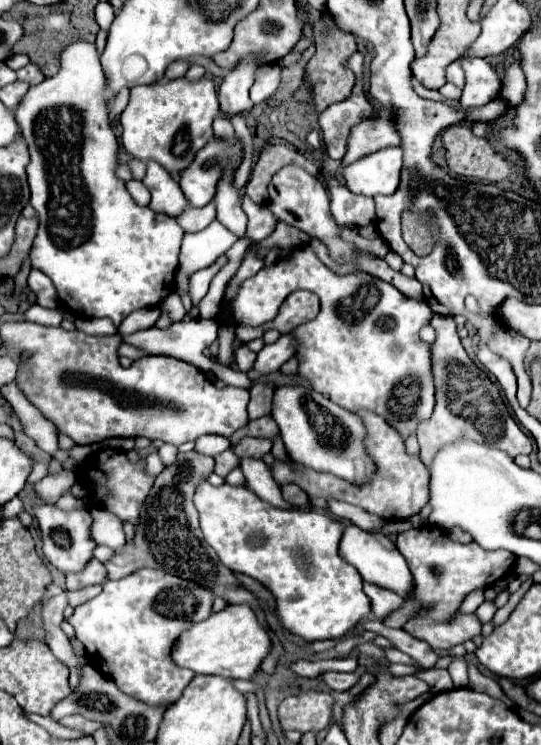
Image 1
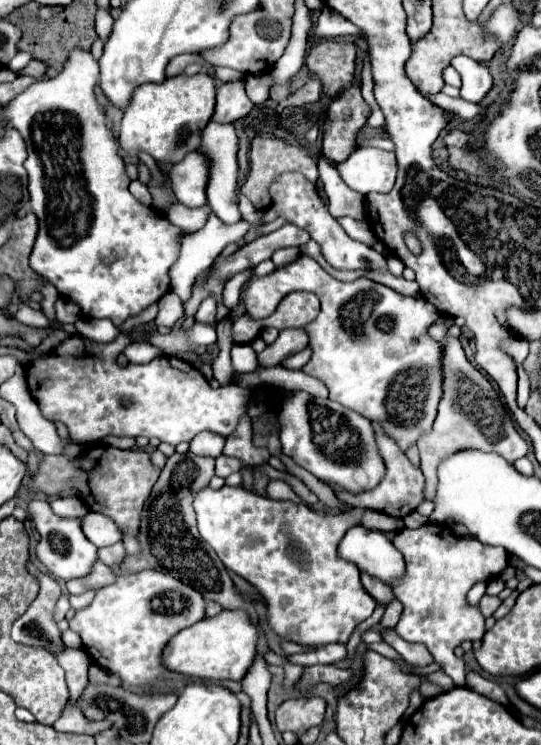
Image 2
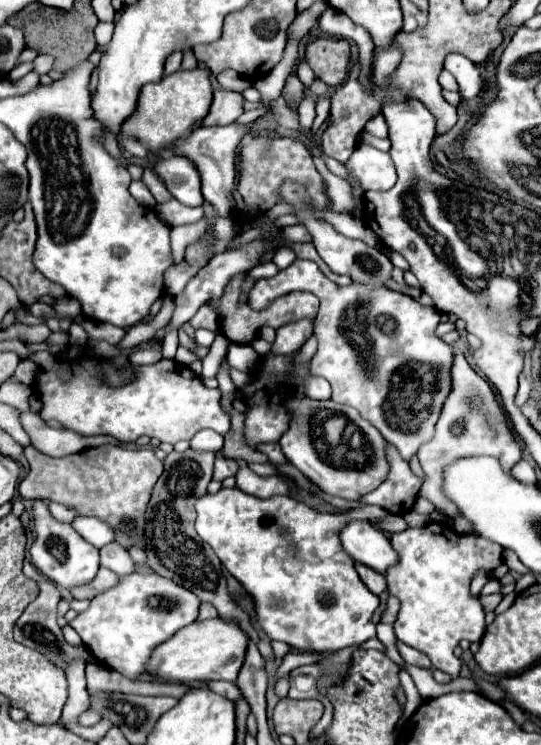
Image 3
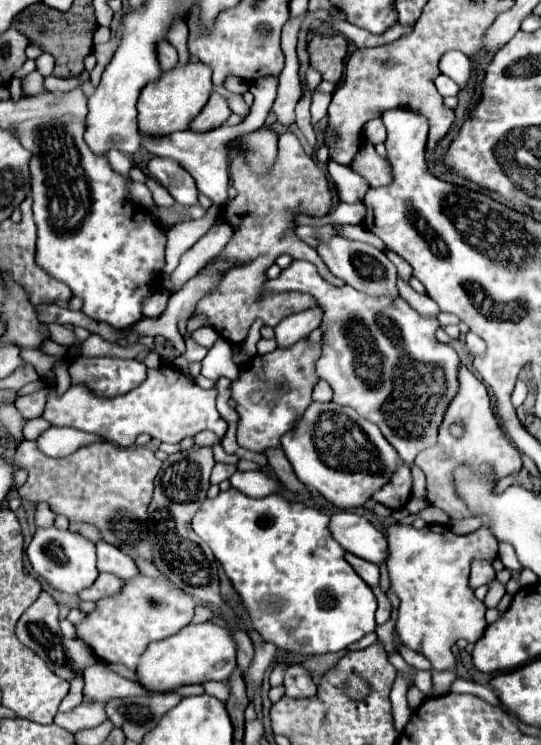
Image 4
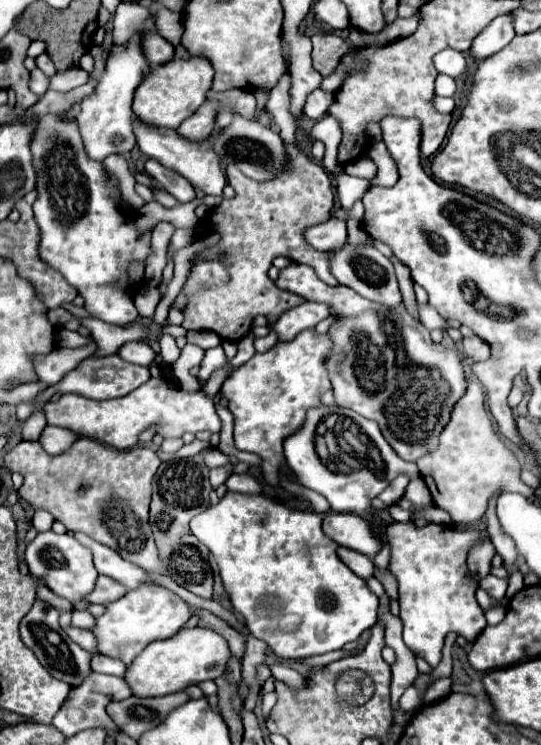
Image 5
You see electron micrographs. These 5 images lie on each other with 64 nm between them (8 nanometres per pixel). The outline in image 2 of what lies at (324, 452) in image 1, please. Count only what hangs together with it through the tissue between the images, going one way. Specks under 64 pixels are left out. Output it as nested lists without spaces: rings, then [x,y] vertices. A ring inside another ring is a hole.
[[[284,392],[278,416],[282,452],[318,480],[350,494],[360,494],[376,488],[384,478],[386,466],[378,454],[376,432],[370,420],[358,412],[328,398],[314,398],[308,392]]]

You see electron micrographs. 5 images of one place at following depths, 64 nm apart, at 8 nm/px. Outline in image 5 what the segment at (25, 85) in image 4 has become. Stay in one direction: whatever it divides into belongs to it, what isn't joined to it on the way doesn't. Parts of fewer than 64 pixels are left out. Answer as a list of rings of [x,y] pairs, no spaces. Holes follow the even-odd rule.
[[[34,68],[30,72],[30,90],[36,96],[44,96],[44,92],[48,90],[48,86],[50,86],[50,78],[40,68]]]

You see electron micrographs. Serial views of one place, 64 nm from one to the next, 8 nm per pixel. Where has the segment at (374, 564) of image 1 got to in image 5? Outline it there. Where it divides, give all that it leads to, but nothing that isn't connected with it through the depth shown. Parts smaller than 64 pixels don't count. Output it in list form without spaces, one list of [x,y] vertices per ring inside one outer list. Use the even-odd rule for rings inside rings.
[[[326,514],[322,520],[322,530],[336,544],[368,554],[370,558],[374,558],[382,546],[380,538],[372,534],[368,522],[356,514]]]

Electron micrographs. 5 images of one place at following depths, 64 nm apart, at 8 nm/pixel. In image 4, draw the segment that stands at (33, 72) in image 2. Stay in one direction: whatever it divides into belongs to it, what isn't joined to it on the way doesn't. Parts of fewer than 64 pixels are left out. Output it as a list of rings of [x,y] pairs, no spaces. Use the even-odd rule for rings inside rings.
[[[44,52],[40,58],[36,58],[36,70],[40,70],[44,76],[50,76],[54,70],[54,58]]]

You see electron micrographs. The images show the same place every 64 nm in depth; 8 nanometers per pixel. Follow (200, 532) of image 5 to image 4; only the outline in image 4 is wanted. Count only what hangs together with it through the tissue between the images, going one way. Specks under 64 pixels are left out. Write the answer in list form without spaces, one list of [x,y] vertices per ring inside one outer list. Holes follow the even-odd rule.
[[[234,488],[220,492],[214,500],[206,498],[200,512],[192,520],[192,530],[210,546],[222,564],[224,574],[232,582],[232,588],[240,596],[240,604],[248,612],[252,628],[264,642],[274,642],[278,648],[300,656],[340,652],[376,628],[376,596],[344,560],[344,548],[332,540],[328,520],[328,514],[298,502],[288,502],[278,494],[250,498]],[[270,598],[276,604],[282,604],[276,614],[266,612],[266,602]]]

